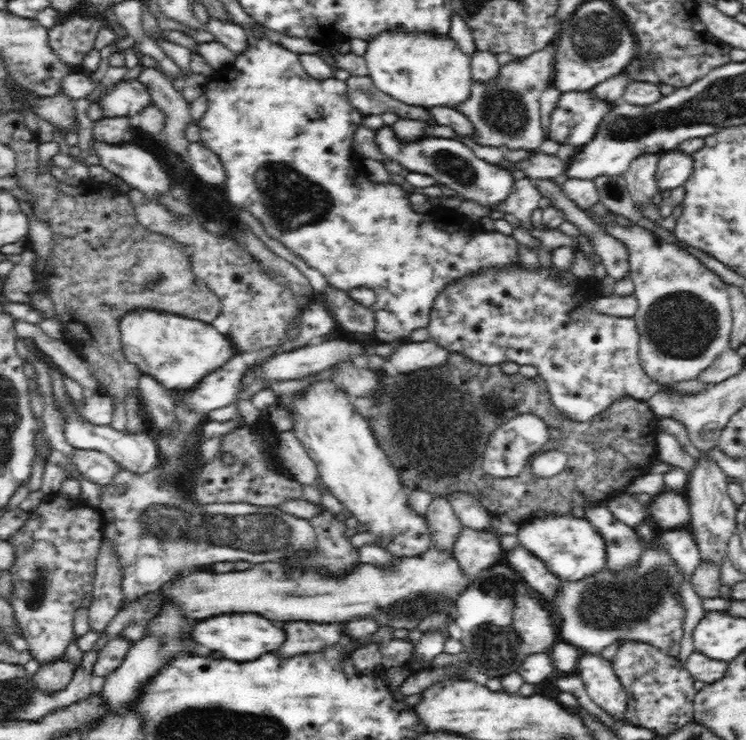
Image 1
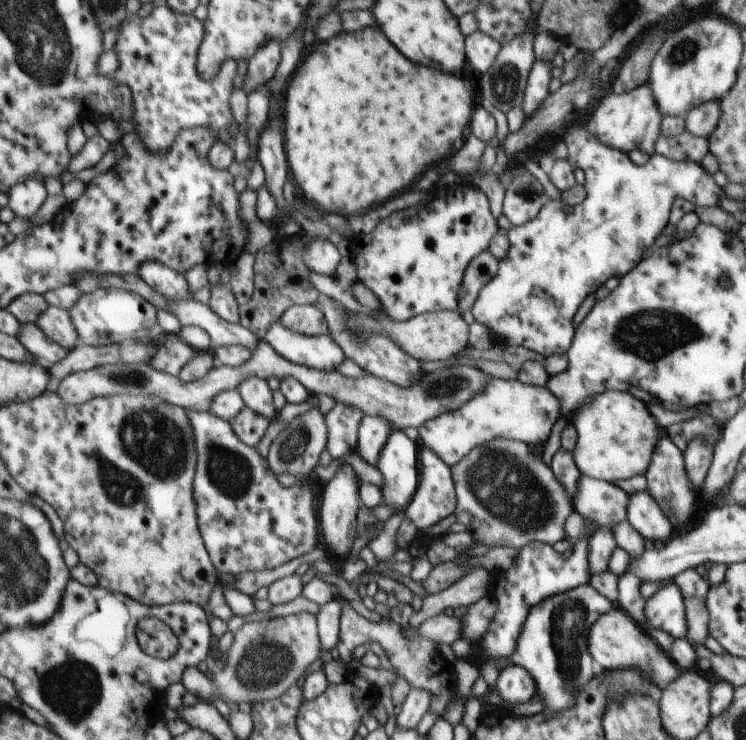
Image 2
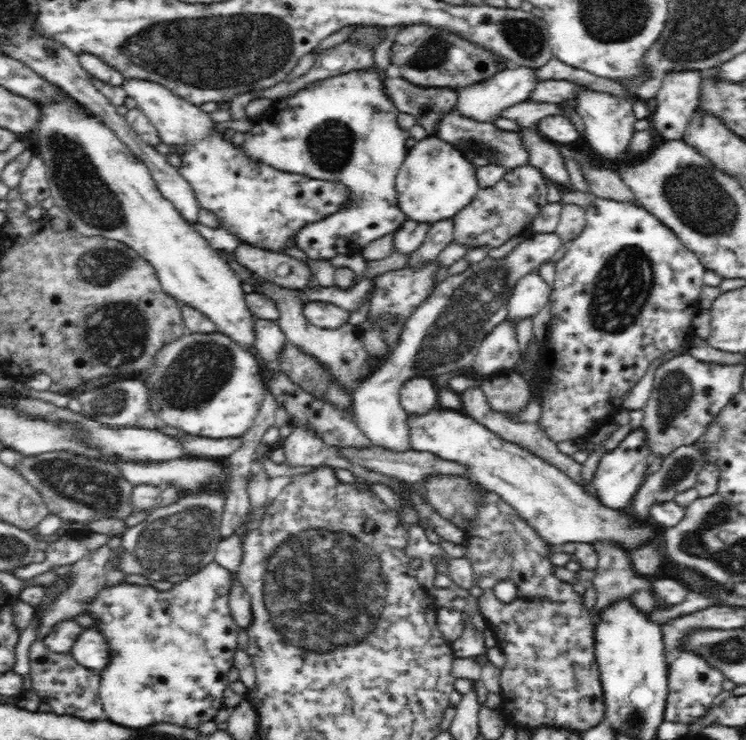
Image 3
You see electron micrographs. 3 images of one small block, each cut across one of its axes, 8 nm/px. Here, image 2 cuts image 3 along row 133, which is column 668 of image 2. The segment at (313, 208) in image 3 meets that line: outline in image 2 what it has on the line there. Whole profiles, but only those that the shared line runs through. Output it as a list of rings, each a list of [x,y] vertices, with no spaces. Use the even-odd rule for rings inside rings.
[[[571,126],[565,131],[562,141],[565,146],[567,146],[567,156],[569,156],[569,158],[566,159],[569,164],[571,164],[573,168],[579,168],[581,172],[584,172],[585,200],[583,200],[581,204],[577,204],[577,206],[569,206],[568,204],[565,204],[564,201],[549,199],[540,208],[539,214],[537,214],[533,220],[529,220],[529,222],[519,226],[513,225],[506,234],[509,242],[507,254],[505,255],[505,258],[498,261],[495,276],[479,290],[471,310],[474,321],[483,324],[483,326],[486,326],[489,329],[495,343],[498,343],[499,345],[503,344],[505,346],[521,346],[523,348],[528,348],[529,350],[537,352],[537,354],[541,354],[543,357],[555,354],[566,354],[566,351],[571,346],[573,335],[576,334],[577,312],[581,312],[581,304],[585,304],[585,300],[589,300],[589,296],[593,296],[594,292],[597,292],[597,288],[605,288],[605,280],[612,277],[619,279],[620,277],[627,275],[629,270],[632,270],[632,268],[641,261],[642,253],[646,248],[652,246],[655,238],[661,234],[663,226],[667,224],[667,216],[669,216],[671,204],[675,198],[683,198],[683,200],[691,202],[693,206],[706,208],[709,206],[717,206],[719,204],[719,195],[722,193],[722,189],[713,181],[712,175],[707,174],[698,162],[691,162],[691,160],[675,162],[674,160],[669,160],[669,158],[665,158],[664,156],[655,153],[653,156],[648,156],[649,160],[647,160],[645,164],[637,166],[630,161],[627,157],[627,153],[611,150],[609,146],[599,144],[597,138],[590,133],[588,127],[581,128],[581,126]]]

